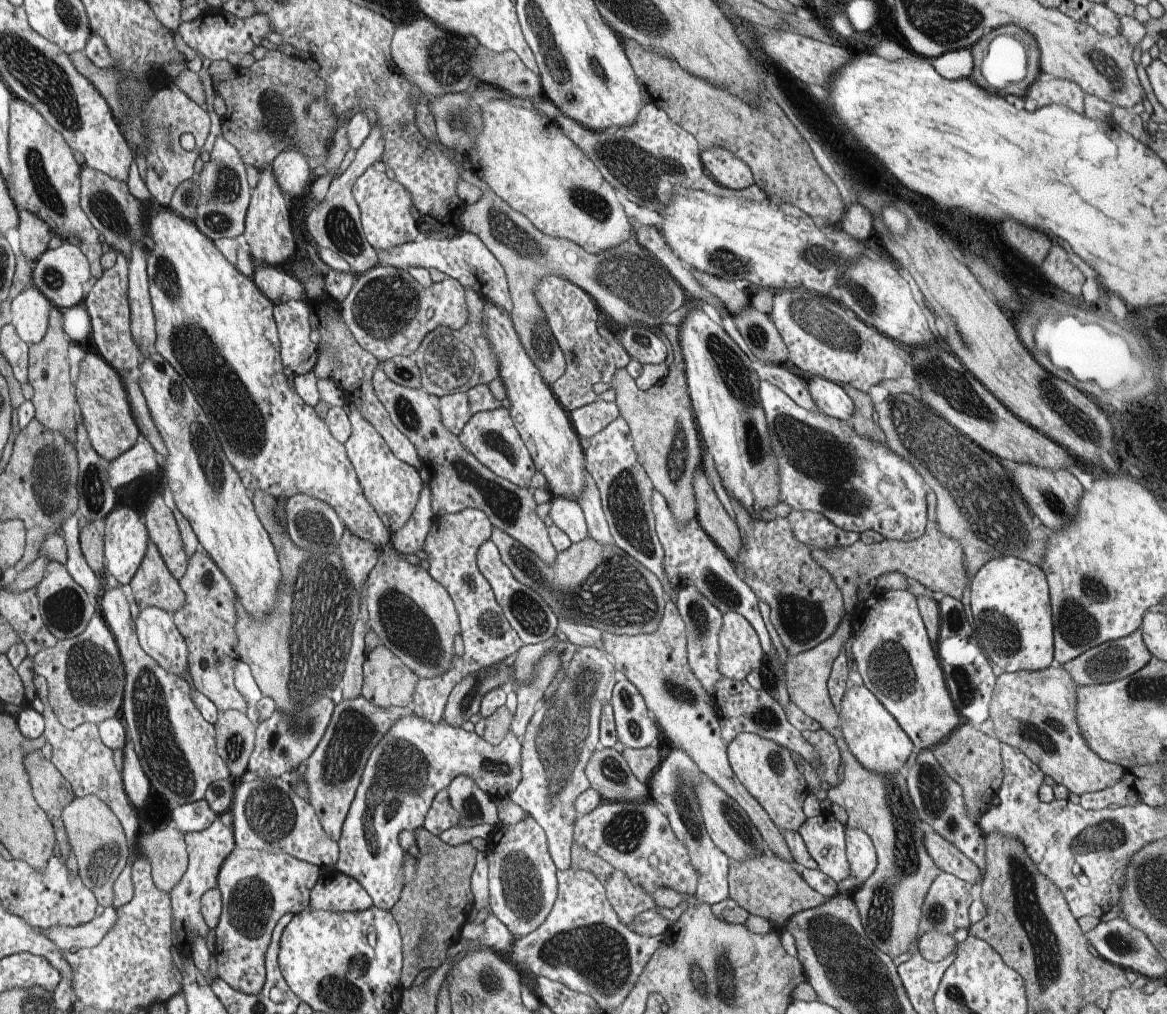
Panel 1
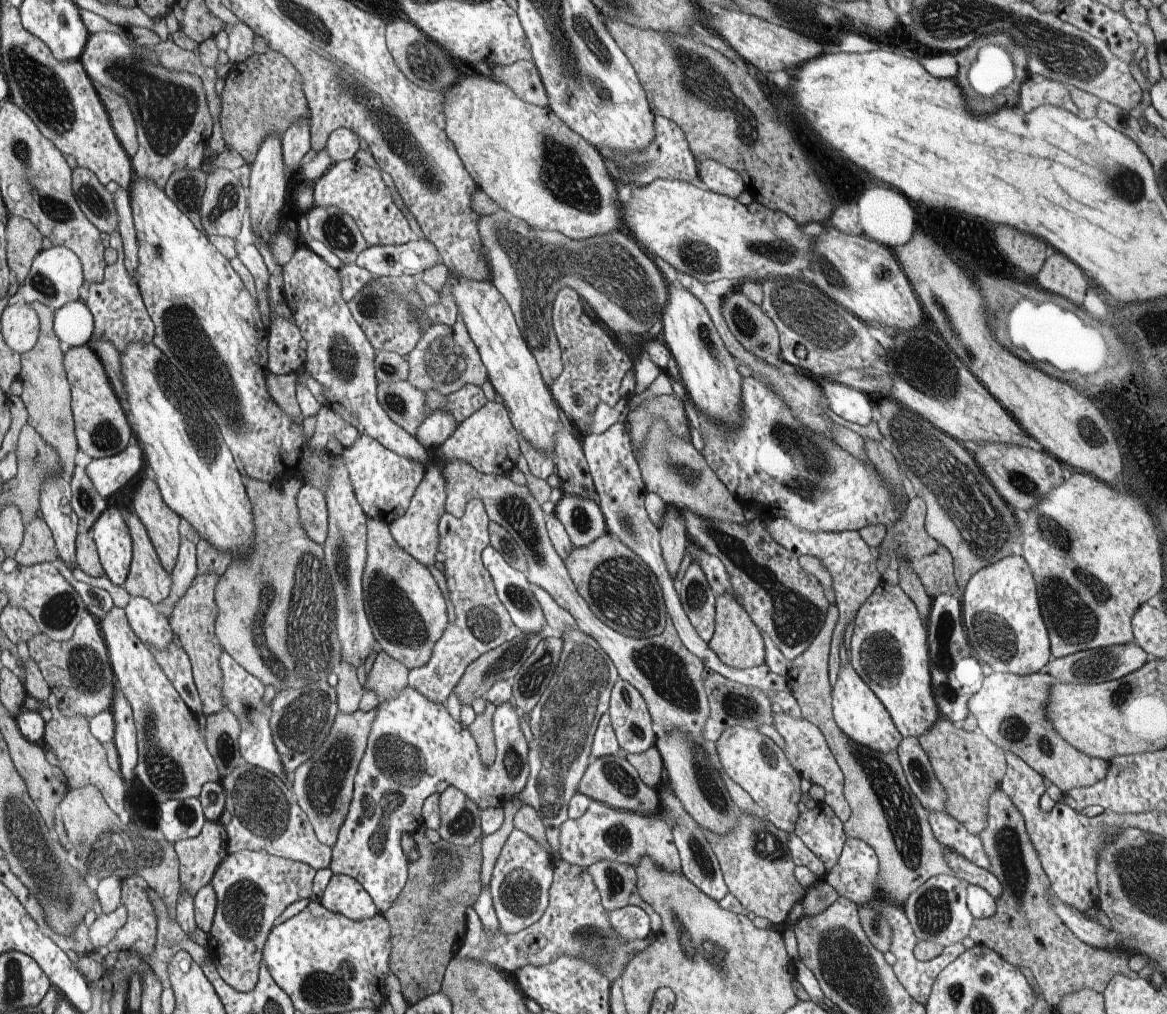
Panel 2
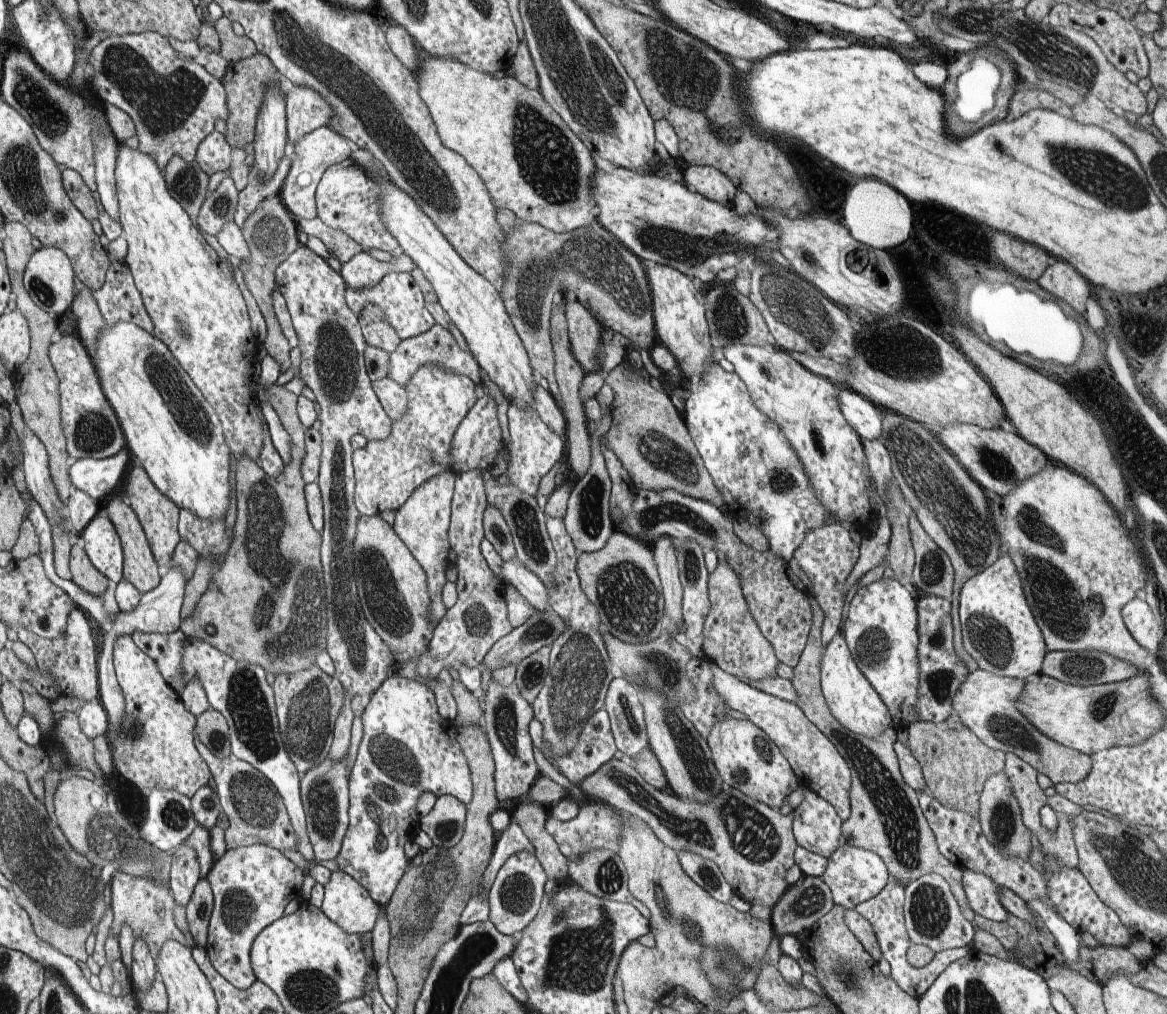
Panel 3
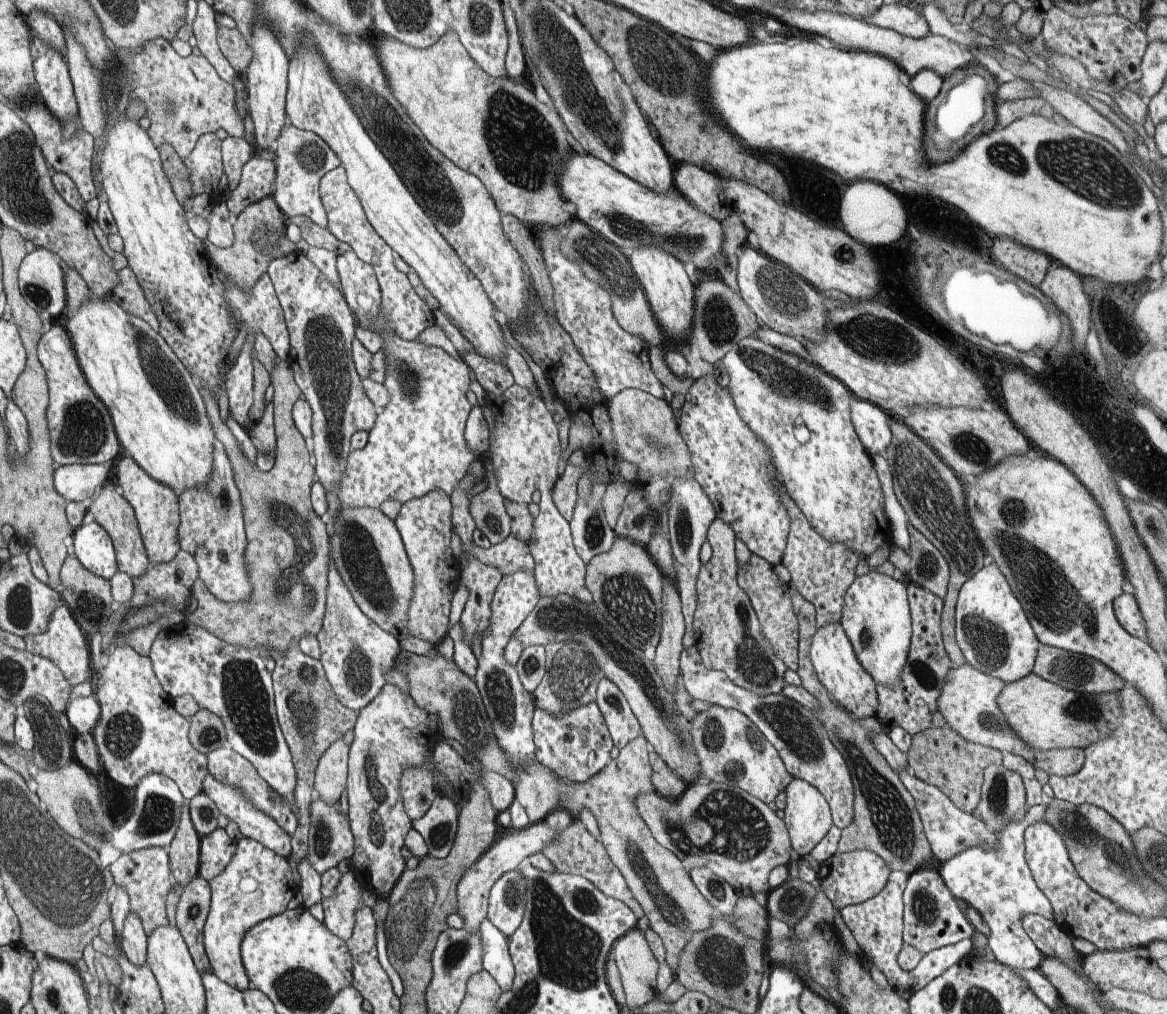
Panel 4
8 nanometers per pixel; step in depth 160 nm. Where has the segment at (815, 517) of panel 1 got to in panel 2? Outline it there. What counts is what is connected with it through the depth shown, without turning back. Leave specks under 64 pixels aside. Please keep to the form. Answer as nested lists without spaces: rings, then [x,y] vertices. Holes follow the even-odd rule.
[[[771,518],[767,524],[770,537],[776,543],[793,552],[797,557],[802,555],[815,556],[824,563],[833,580],[833,588],[836,594],[836,606],[839,608],[839,619],[831,640],[829,656],[829,681],[832,685],[837,681],[840,663],[840,648],[843,642],[844,632],[851,619],[855,618],[861,604],[874,592],[874,589],[882,583],[882,573],[878,572],[877,558],[871,554],[869,546],[860,537],[858,531],[822,532],[798,528],[787,518]]]

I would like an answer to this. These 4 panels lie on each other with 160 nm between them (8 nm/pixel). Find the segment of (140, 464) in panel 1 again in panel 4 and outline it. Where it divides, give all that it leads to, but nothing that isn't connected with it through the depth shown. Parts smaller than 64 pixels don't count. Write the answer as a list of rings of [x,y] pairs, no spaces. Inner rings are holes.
[[[113,461],[107,463],[71,464],[57,466],[56,490],[68,501],[82,502],[100,494],[101,488],[110,481]]]

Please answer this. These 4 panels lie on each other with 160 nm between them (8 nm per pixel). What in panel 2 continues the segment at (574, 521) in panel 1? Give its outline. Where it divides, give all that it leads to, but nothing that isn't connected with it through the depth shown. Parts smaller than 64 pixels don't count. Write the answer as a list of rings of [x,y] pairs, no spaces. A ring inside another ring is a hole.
[[[566,495],[555,504],[555,517],[562,523],[574,547],[586,546],[607,532],[597,499]]]

